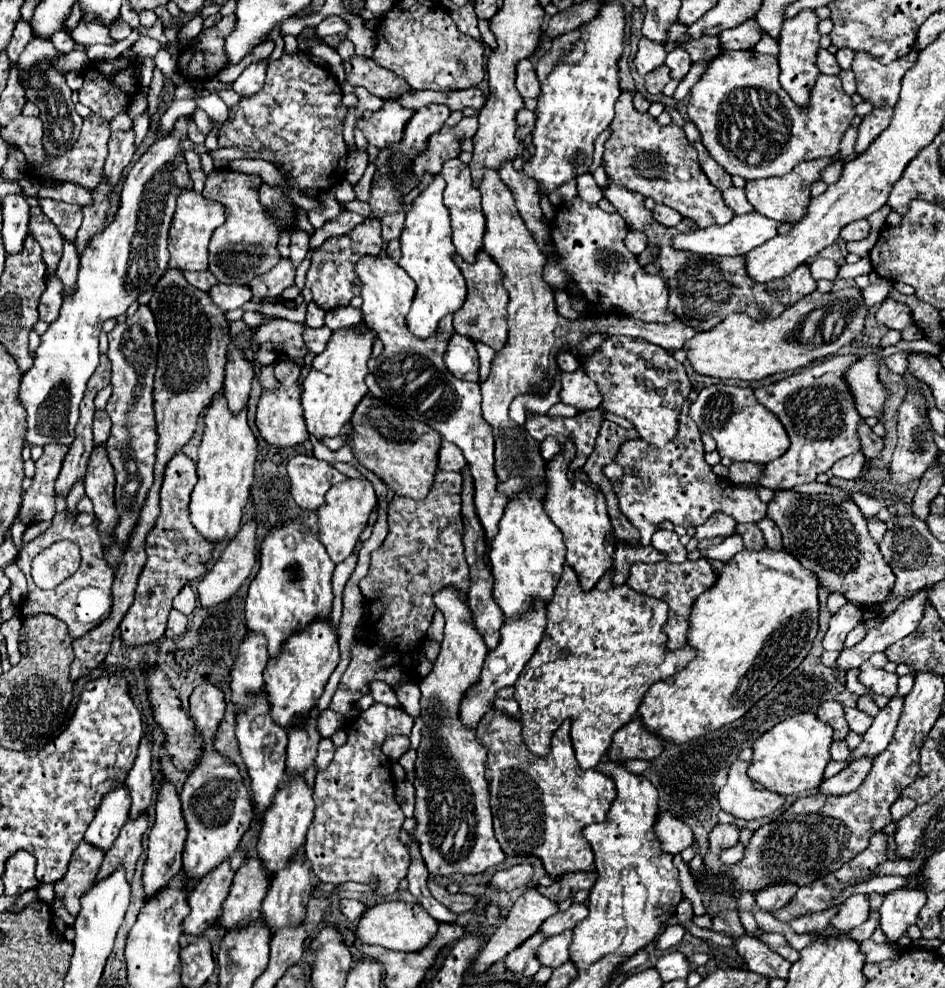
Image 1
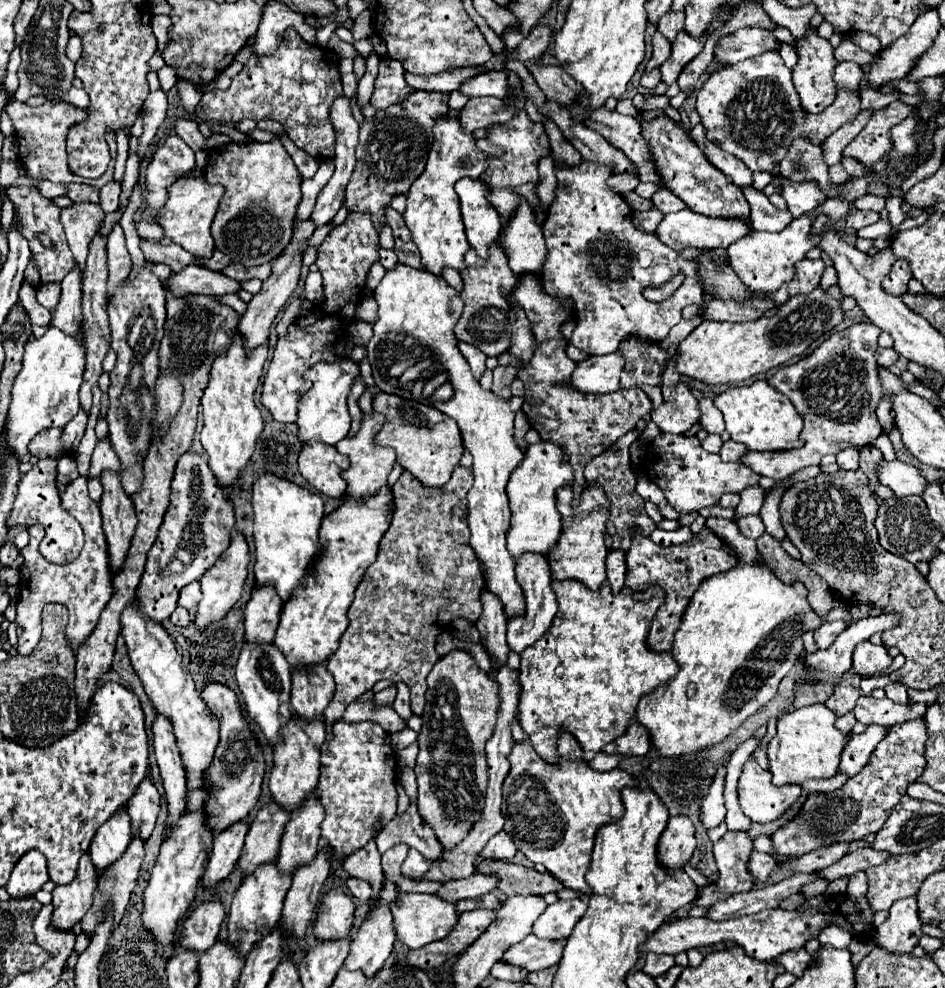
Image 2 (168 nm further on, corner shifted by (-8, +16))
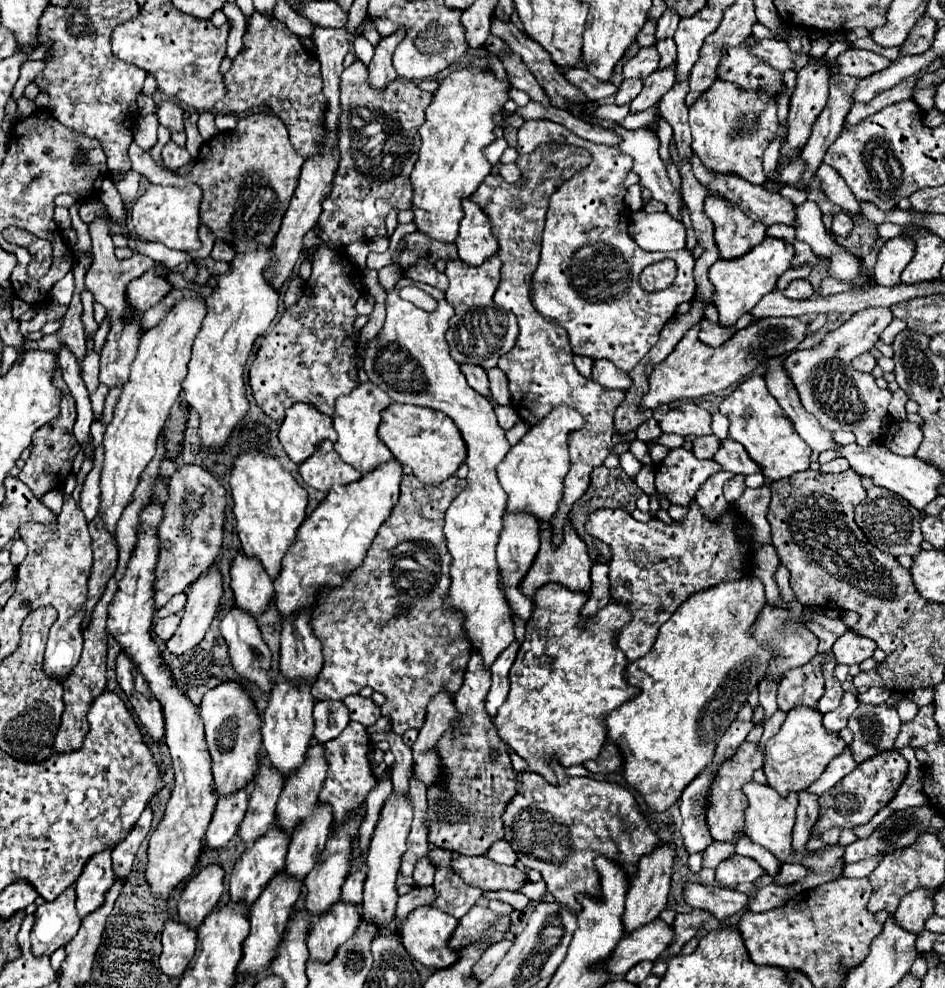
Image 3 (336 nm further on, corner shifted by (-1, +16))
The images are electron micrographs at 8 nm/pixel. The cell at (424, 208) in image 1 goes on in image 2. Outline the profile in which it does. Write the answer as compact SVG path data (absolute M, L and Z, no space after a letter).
M450 112L438 118L432 128L432 134L434 134L434 144L428 154L426 168L414 180L408 192L408 206L404 212L404 222L414 236L414 244L420 248L422 264L432 274L440 276L444 266L464 270L464 254L470 248L466 240L464 224L462 224L460 204L454 192L454 184L460 178L478 180L482 172L488 168L488 156L482 150L478 150L476 138L462 130L456 112Z

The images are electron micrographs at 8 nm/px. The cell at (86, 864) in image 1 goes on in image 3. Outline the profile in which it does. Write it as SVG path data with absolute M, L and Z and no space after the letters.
M71 884L61 896L57 896L57 900L45 902L37 908L35 912L35 926L31 930L31 950L35 956L43 956L43 954L53 954L57 948L65 946L73 934L77 934L81 924L81 918L77 916L77 908L75 908L75 884Z

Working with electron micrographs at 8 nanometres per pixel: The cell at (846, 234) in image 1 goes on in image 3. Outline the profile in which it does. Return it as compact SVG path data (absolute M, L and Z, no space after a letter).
M841 212L841 214L835 214L833 216L833 234L839 234L839 236L847 236L853 228L853 220L849 218L849 214Z

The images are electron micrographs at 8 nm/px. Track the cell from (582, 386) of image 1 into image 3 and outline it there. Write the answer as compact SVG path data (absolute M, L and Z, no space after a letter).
M595 360L593 364L593 380L609 390L627 390L631 386L631 378L615 368L611 360Z

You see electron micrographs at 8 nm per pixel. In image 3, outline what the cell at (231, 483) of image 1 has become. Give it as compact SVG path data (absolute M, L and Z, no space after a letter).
M261 246L251 254L237 254L231 262L233 272L217 276L217 288L207 298L207 316L203 318L201 330L193 344L189 362L189 374L183 380L185 400L193 410L199 412L201 426L199 438L209 450L221 452L229 444L235 426L249 412L245 396L245 366L251 356L255 340L267 332L271 320L277 314L279 294L263 278L263 270L269 264L271 248Z

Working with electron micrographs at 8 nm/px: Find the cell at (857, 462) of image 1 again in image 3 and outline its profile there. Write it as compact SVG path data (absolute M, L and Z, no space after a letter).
M835 458L827 464L821 464L821 472L845 472L849 470L849 462L845 458Z

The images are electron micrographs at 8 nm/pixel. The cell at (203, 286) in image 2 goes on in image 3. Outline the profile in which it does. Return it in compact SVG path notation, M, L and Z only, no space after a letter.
M149 270L145 272L145 276L135 278L127 286L127 298L133 308L149 310L155 304L159 304L171 290L173 290L173 284L165 276L157 276L155 270Z

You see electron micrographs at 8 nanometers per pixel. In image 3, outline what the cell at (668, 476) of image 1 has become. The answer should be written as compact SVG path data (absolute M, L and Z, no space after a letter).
M673 448L669 450L669 454L663 458L661 464L655 466L655 470L659 474L655 474L655 486L659 490L659 494L663 494L671 504L675 506L687 506L695 500L695 494L699 492L699 488L715 474L721 472L721 466L715 460L699 460L693 456L691 450L681 448Z

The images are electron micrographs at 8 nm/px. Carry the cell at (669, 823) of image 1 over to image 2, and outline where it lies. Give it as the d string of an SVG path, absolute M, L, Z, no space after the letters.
M688 816L670 818L656 848L660 864L670 870L672 868L680 870L686 866L686 862L690 862L694 848L696 848L694 824L688 820Z

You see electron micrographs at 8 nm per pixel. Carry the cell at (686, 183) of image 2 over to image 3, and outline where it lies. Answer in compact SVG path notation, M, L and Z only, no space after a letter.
M721 196L705 198L705 214L715 226L715 242L721 258L743 256L765 238L765 224L753 222L737 204L721 200Z

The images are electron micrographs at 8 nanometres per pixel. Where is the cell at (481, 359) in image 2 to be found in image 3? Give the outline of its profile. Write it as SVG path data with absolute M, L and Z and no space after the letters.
M463 364L461 372L465 374L465 378L467 378L467 382L469 382L469 386L473 390L477 390L483 396L489 394L489 380L487 380L487 374L485 374L485 370L481 366L477 366L477 364Z

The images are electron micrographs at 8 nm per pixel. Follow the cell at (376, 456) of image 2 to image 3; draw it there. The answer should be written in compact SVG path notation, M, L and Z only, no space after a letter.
M371 382L359 384L349 396L337 398L335 414L333 414L333 426L339 434L339 440L335 442L335 450L343 462L349 462L363 476L367 476L367 472L373 472L377 466L381 466L393 458L389 448L377 438L377 426L381 422L381 410L387 408L389 404L393 404L389 400L389 396L385 396L385 392L379 390Z

